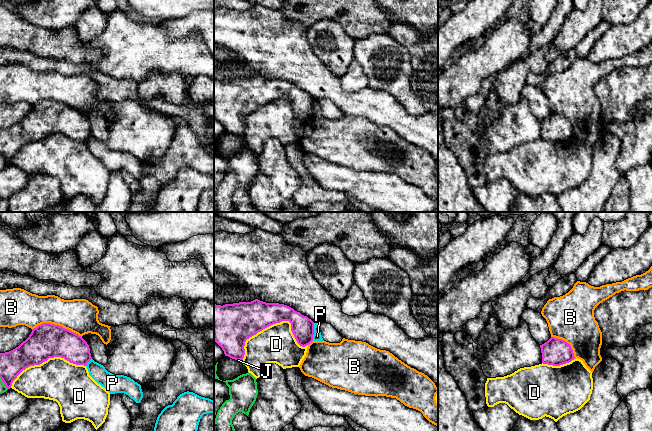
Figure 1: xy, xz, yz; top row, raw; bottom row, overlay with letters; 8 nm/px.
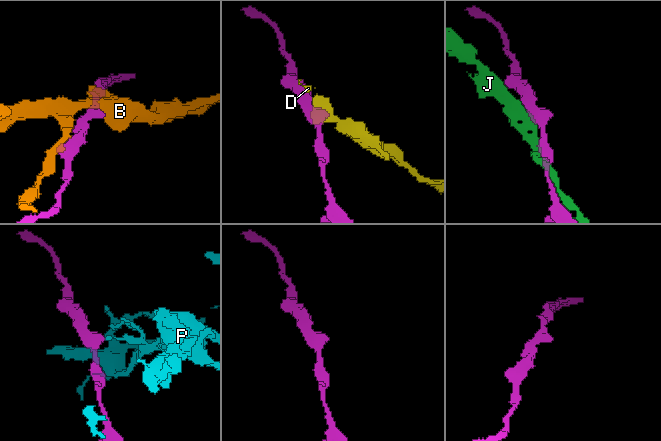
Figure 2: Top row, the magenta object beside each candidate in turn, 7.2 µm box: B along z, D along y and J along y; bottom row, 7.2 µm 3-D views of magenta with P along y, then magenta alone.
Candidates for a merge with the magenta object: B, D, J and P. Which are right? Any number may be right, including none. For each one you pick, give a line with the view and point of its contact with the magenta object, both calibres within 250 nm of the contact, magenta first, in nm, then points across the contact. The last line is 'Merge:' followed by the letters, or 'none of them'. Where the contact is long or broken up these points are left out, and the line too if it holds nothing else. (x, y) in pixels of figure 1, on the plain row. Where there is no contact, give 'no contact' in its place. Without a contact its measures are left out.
Merge: none of them

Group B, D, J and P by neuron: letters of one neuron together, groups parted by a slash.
B / D / J / P

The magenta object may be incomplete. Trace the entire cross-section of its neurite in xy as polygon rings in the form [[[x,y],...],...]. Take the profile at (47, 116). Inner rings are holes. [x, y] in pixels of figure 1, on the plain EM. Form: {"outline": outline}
{"outline": [[[43,99],[18,123],[0,129],[0,154],[10,165],[23,146],[54,133],[84,142],[92,135],[89,121],[81,112],[62,102]]]}

